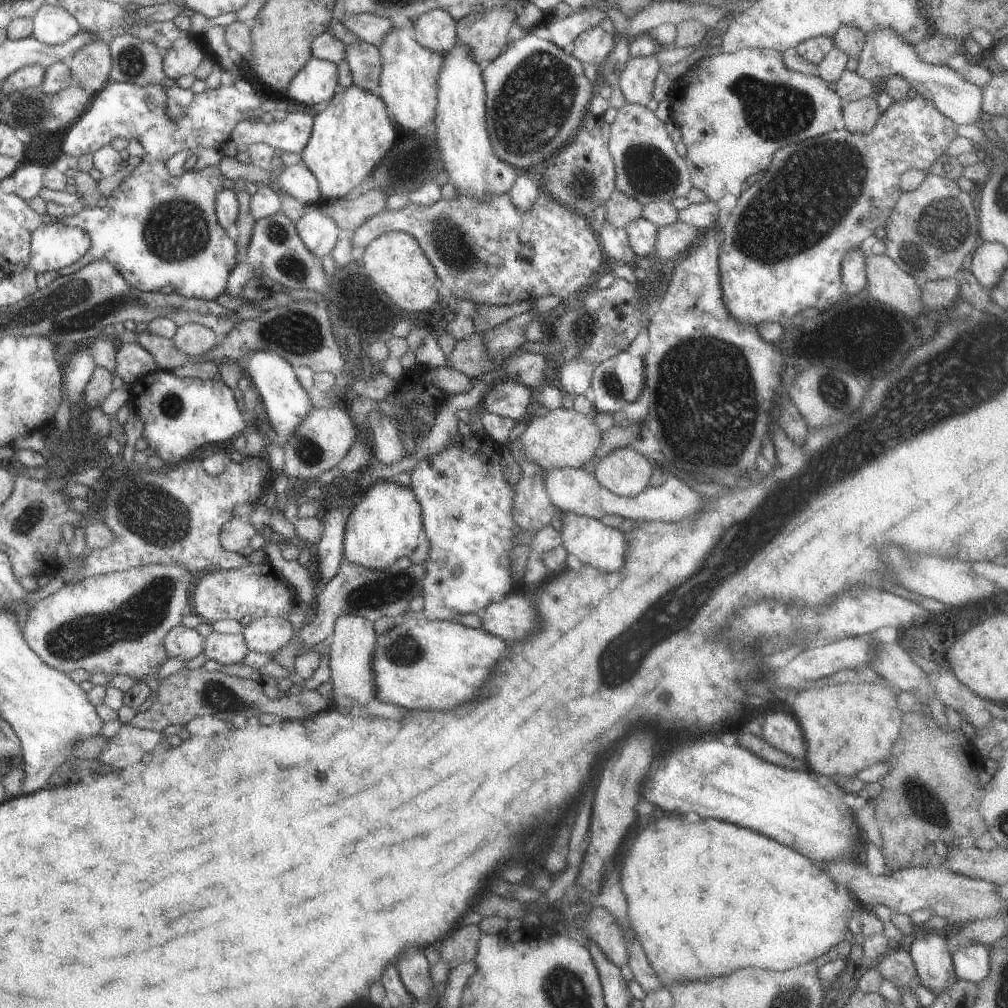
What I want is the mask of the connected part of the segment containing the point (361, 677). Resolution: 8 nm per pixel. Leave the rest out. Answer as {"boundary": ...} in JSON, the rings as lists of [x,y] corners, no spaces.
{"boundary":[[[344,614],[336,620],[329,638],[330,650],[328,650],[330,681],[334,687],[330,699],[331,708],[339,707],[342,698],[348,698],[362,706],[366,706],[368,702],[372,702],[372,698],[376,698],[376,684],[374,684],[374,670],[372,670],[374,662],[372,652],[376,646],[376,636],[374,623],[366,618]]]}

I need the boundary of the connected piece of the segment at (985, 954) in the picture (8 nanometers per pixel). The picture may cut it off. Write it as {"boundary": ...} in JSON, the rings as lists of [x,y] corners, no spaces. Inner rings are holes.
{"boundary":[[[970,942],[968,946],[952,952],[951,958],[952,972],[957,979],[976,983],[990,972],[990,951],[985,945]]]}

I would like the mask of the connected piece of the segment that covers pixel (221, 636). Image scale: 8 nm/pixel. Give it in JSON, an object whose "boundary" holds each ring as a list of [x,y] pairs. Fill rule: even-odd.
{"boundary":[[[216,632],[205,639],[203,652],[207,660],[211,659],[222,665],[240,663],[249,653],[241,633]]]}

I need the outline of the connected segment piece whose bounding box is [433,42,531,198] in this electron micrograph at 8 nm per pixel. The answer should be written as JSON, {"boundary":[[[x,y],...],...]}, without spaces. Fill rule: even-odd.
{"boundary":[[[456,42],[442,55],[442,66],[436,78],[436,116],[434,128],[442,154],[442,164],[448,172],[450,182],[458,192],[480,198],[486,194],[504,194],[512,184],[531,170],[515,168],[494,154],[485,122],[484,65],[470,56],[468,44]]]}

